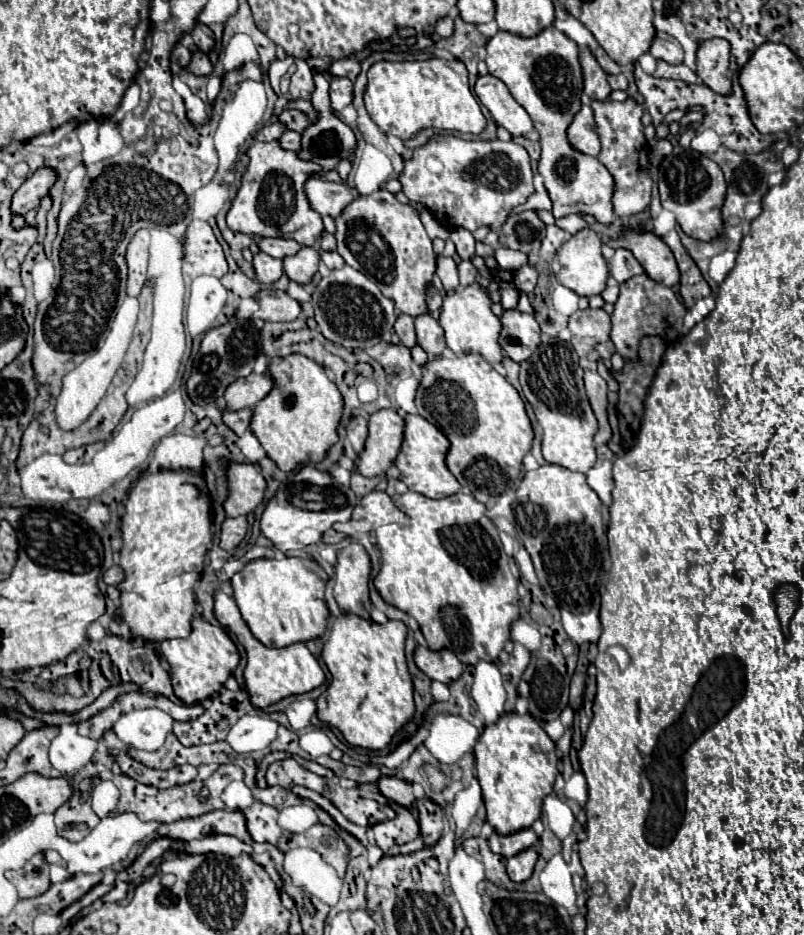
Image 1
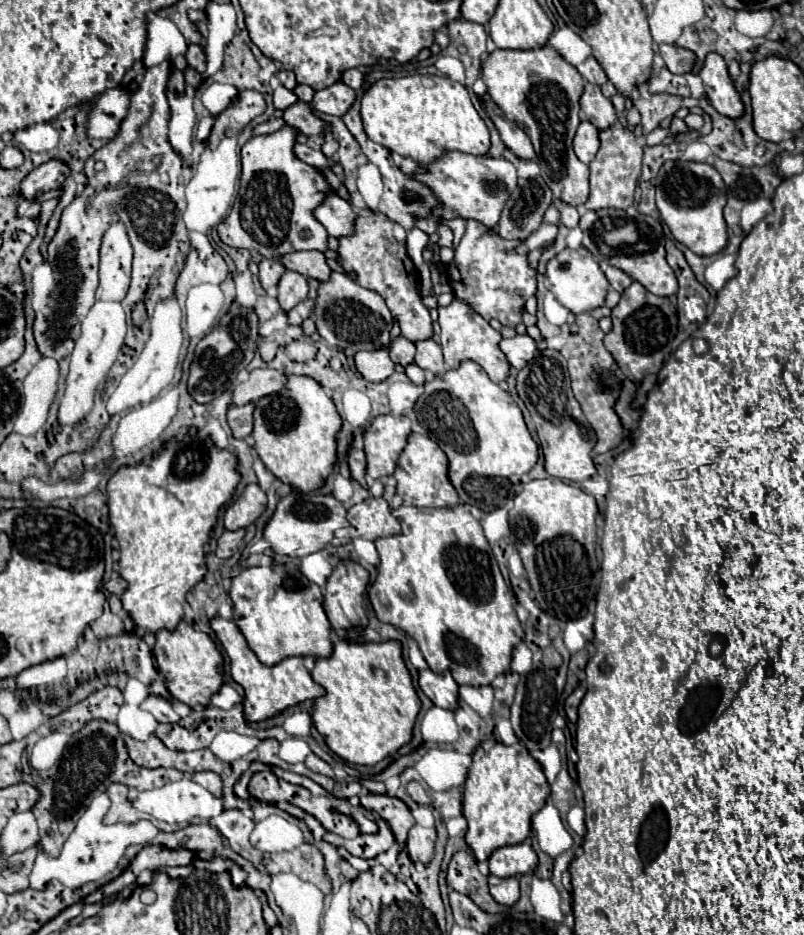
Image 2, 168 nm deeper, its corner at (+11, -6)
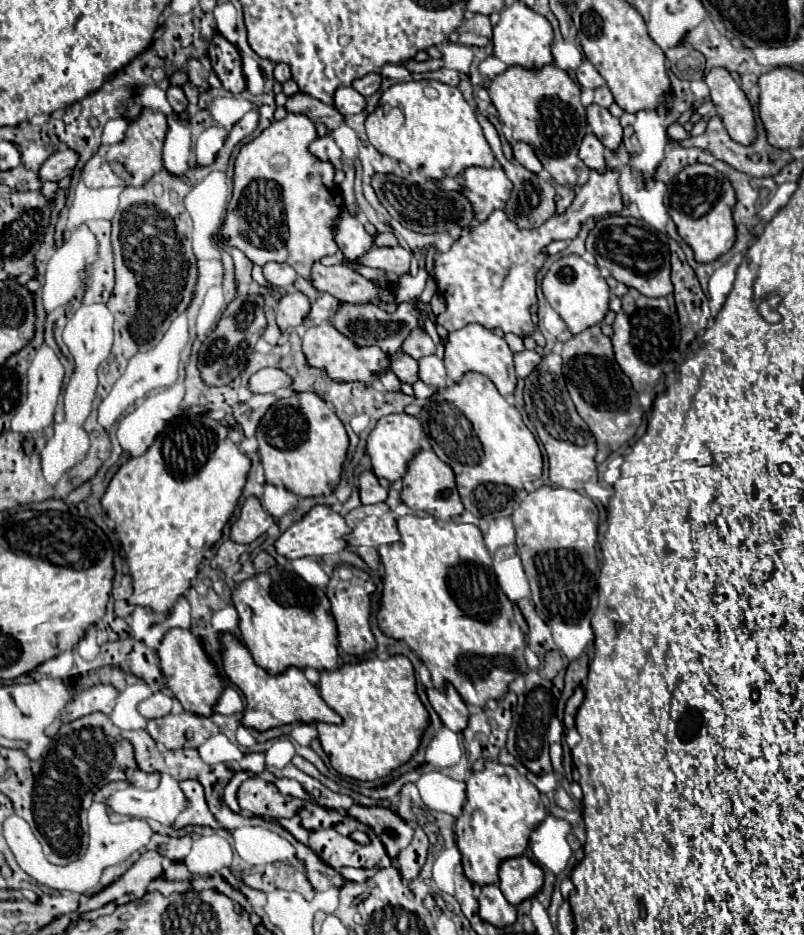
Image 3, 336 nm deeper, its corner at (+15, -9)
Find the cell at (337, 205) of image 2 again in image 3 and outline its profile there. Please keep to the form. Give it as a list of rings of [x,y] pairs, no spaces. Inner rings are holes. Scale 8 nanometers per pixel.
[[[346,210],[340,214],[340,220],[334,230],[336,230],[334,240],[346,260],[358,260],[360,256],[364,256],[372,248],[372,236]]]

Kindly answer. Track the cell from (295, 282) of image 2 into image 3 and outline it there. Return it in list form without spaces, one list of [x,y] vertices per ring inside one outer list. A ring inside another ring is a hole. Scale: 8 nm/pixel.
[[[290,292],[282,296],[276,306],[278,328],[286,332],[292,326],[300,326],[308,316],[308,310],[310,310],[310,302],[302,292]]]

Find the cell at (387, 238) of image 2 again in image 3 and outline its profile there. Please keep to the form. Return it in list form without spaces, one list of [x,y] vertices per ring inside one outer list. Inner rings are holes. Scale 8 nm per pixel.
[[[416,328],[416,330],[406,338],[402,350],[404,350],[408,356],[412,356],[414,360],[420,360],[420,358],[424,358],[424,356],[434,354],[434,352],[436,352],[436,346],[434,346],[432,338],[426,334],[426,330]]]

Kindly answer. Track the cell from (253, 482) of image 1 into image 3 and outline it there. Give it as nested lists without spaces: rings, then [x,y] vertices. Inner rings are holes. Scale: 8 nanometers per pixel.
[[[250,496],[242,506],[240,518],[232,524],[230,540],[238,544],[250,544],[258,536],[262,536],[272,524],[274,524],[274,518],[262,508],[260,500]]]

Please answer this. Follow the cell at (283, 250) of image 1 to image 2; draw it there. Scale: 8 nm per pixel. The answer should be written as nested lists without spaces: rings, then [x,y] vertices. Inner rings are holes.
[[[292,251],[278,257],[278,263],[284,263],[286,269],[298,271],[304,277],[314,277],[318,281],[328,281],[326,257],[320,251]]]

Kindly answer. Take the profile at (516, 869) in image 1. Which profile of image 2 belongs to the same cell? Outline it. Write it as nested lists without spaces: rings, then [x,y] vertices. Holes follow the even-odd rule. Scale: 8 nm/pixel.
[[[496,875],[488,877],[488,885],[490,885],[490,893],[492,897],[502,903],[502,905],[514,905],[520,897],[520,889],[518,889],[518,877],[506,877],[500,879]]]

